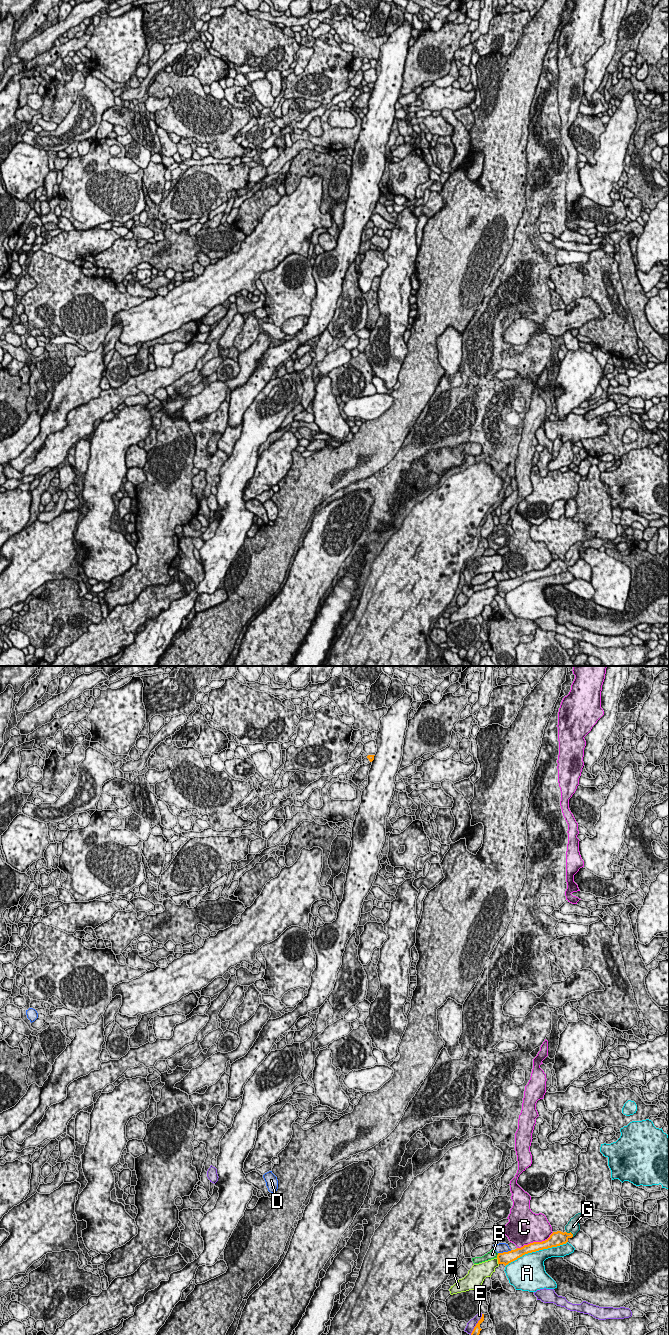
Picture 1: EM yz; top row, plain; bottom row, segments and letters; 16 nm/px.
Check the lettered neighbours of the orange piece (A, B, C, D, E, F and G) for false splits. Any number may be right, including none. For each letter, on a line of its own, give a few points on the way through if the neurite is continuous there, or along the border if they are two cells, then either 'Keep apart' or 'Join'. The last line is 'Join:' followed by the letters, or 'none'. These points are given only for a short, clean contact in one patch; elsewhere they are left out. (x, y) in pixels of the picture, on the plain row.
A: Keep apart
B: Keep apart
C: Keep apart
D: Keep apart
E: Keep apart
F: Keep apart
G: Path across: yz (558, 566), (562, 566), (570, 560), (573, 554). Join
Join: G

